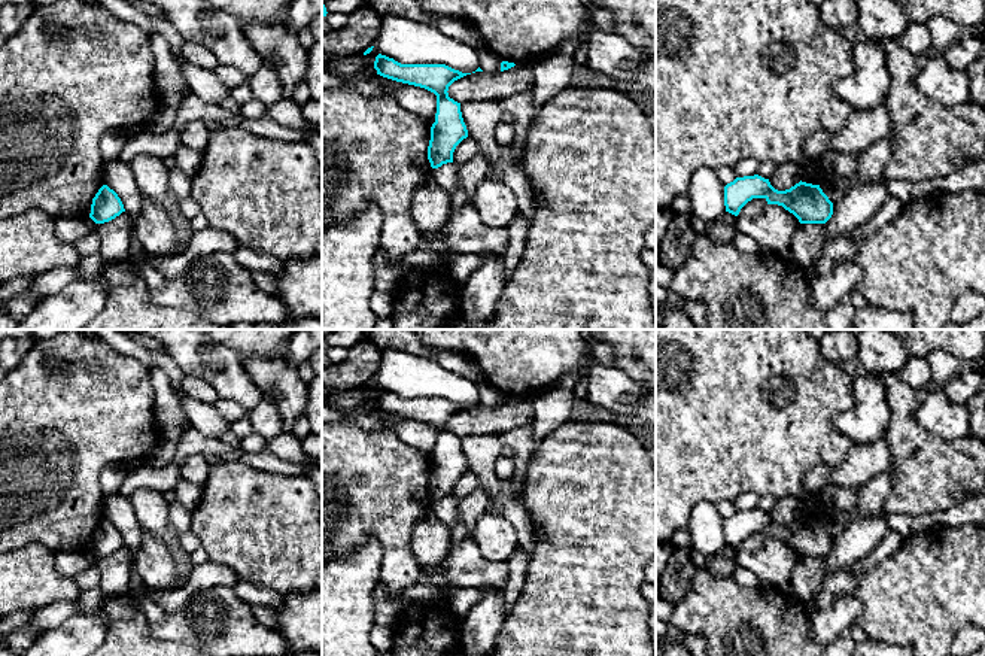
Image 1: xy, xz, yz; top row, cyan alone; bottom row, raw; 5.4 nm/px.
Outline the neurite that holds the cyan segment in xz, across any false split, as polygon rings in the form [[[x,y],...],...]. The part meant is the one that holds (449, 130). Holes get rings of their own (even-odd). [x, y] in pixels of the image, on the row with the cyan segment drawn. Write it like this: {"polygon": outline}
{"polygon": [[[379,54],[374,61],[377,75],[425,88],[437,95],[435,122],[431,127],[428,160],[432,168],[453,163],[456,146],[468,137],[460,103],[449,97],[449,86],[471,73],[462,73],[446,64],[401,64]]]}

